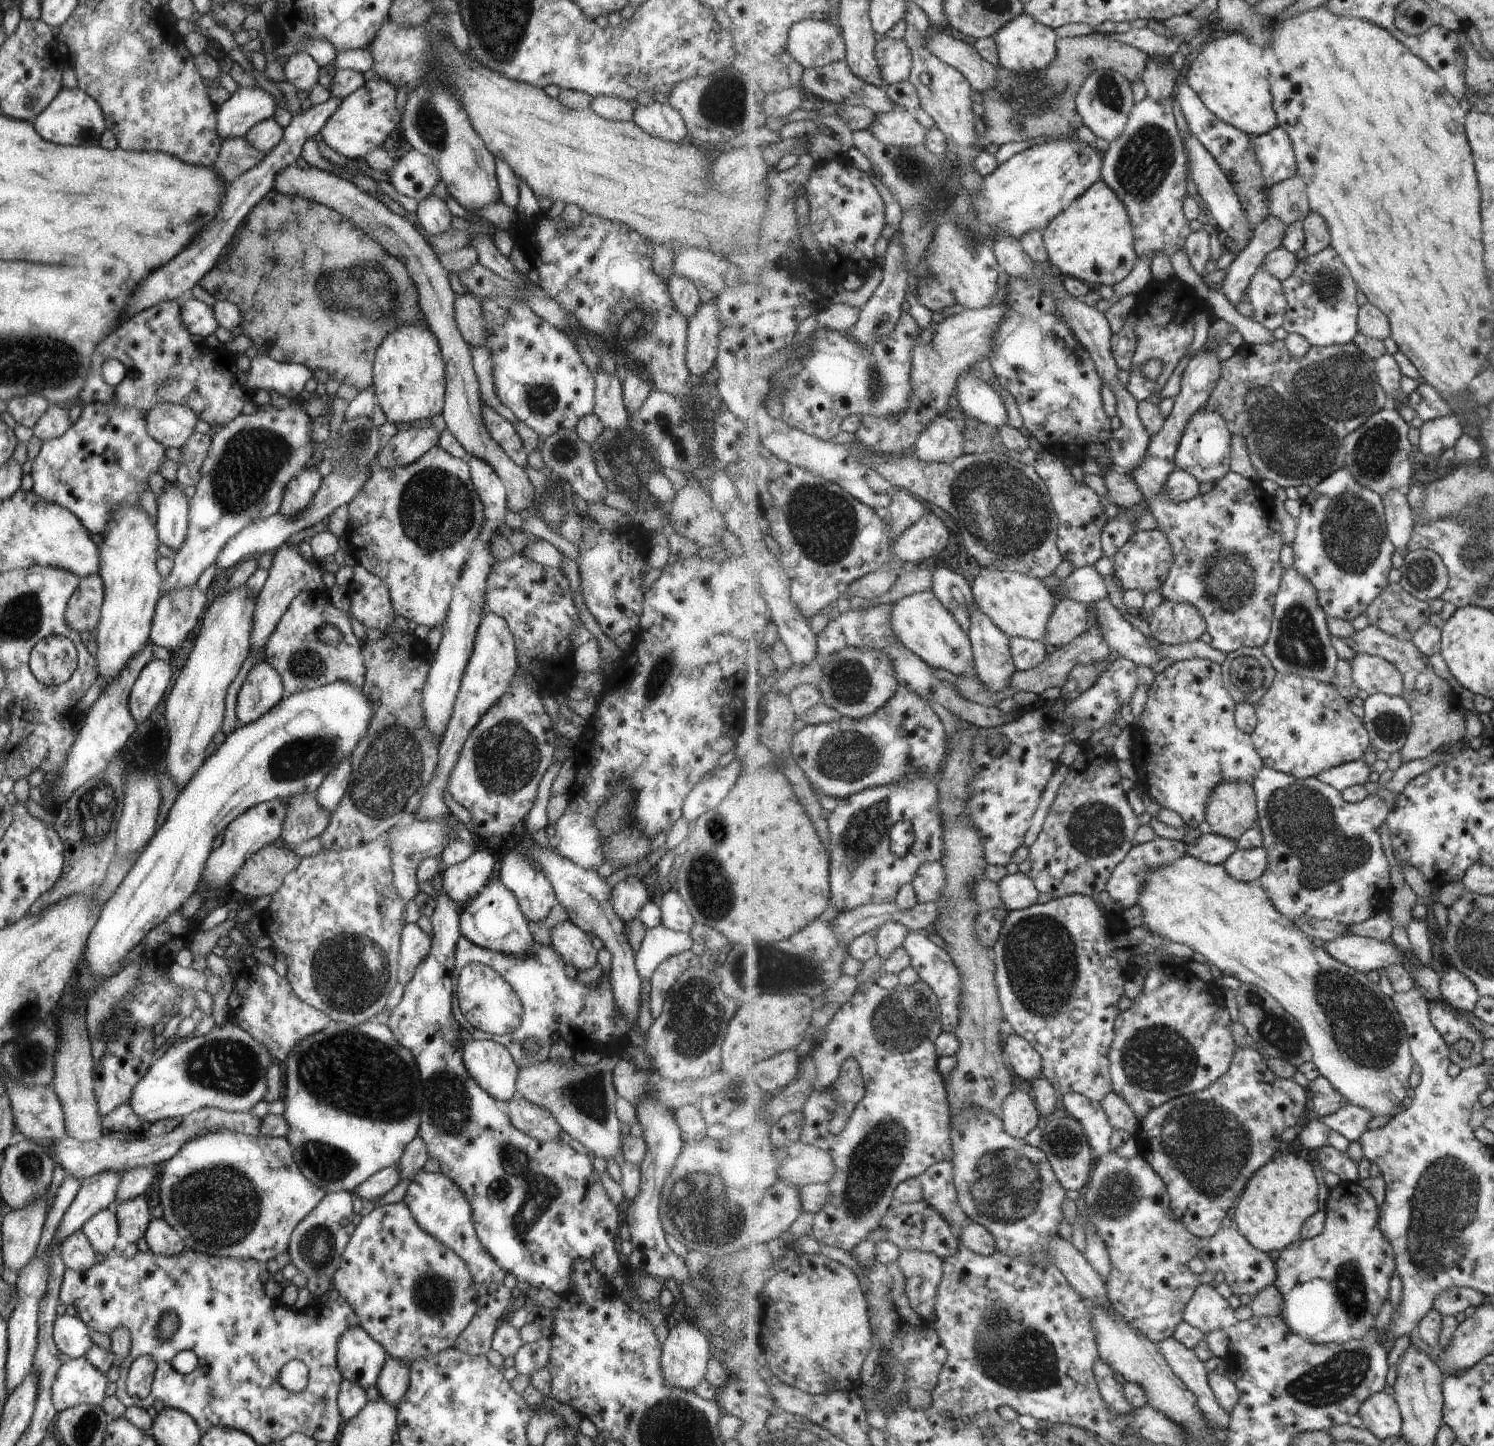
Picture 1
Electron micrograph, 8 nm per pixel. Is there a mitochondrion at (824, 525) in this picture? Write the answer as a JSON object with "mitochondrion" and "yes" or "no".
{"mitochondrion":"yes"}

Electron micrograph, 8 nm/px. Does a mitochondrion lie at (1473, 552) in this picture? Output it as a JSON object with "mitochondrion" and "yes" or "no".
{"mitochondrion":"yes"}

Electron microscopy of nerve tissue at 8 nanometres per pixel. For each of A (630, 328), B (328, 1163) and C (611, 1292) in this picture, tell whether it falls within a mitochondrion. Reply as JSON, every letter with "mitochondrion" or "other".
{"A":"mitochondrion","B":"mitochondrion","C":"other"}

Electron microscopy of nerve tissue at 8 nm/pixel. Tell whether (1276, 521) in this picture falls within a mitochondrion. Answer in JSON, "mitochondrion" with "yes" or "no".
{"mitochondrion":"no"}

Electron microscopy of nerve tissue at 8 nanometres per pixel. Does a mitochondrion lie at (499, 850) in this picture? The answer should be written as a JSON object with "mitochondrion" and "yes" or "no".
{"mitochondrion":"no"}

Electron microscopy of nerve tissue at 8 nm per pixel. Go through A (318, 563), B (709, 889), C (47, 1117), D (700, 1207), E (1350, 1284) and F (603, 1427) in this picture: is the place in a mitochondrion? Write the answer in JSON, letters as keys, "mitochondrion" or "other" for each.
{"A":"other","B":"mitochondrion","C":"other","D":"mitochondrion","E":"mitochondrion","F":"other"}

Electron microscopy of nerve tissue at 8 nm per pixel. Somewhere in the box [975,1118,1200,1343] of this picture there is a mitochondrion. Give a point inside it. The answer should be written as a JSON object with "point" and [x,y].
{"point":[1118,1194]}

